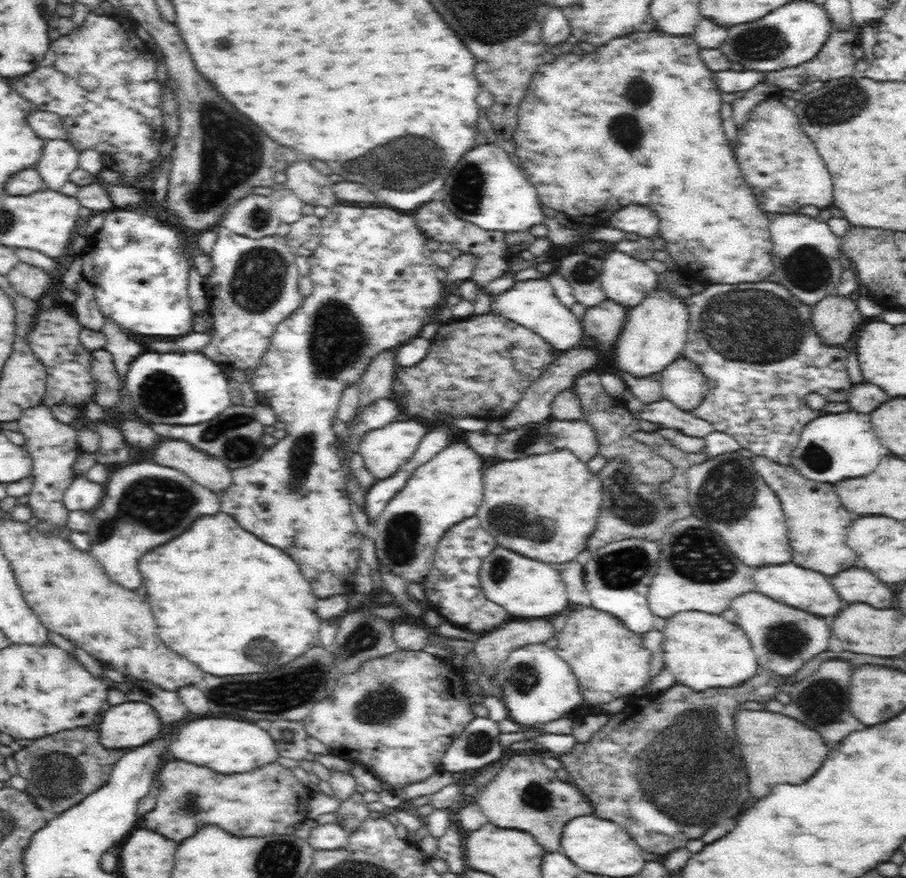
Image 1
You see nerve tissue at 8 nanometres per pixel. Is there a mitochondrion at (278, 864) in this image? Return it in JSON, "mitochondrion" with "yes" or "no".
{"mitochondrion":"yes"}

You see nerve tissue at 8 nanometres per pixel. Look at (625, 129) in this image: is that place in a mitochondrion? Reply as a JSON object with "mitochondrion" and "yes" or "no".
{"mitochondrion":"yes"}

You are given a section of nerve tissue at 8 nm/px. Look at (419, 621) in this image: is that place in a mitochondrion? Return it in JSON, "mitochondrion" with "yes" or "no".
{"mitochondrion":"no"}

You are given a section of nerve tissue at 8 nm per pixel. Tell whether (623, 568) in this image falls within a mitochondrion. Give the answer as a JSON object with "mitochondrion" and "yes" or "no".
{"mitochondrion":"yes"}

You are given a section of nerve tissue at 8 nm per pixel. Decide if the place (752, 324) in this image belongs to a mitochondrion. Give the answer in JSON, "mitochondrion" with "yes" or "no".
{"mitochondrion":"yes"}

